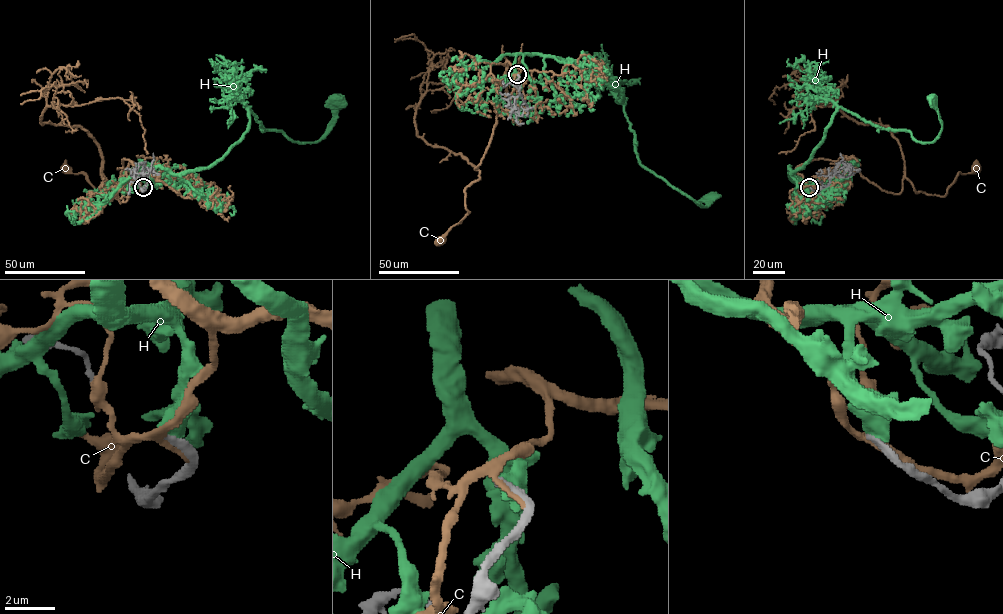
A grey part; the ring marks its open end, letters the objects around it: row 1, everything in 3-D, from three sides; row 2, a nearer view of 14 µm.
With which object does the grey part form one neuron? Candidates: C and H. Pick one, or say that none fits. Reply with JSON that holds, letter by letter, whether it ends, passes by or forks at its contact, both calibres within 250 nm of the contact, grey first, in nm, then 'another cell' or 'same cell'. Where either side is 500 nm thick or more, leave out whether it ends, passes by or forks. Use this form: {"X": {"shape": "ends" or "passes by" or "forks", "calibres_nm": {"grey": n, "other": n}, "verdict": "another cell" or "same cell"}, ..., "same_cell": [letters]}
{"C": {"shape": "ends", "calibres_nm": {"grey": 400, "other": 260}, "verdict": "another cell"}, "H": {"calibres_nm": {"grey": 320, "other": 700}, "verdict": "another cell"}, "same_cell": []}

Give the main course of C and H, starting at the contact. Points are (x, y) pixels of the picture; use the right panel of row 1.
C: (811, 188), (795, 169), (817, 159), (894, 193), (904, 166), (916, 193), (944, 196), (976, 167)
H: (810, 187), (789, 167), (791, 174), (811, 157), (839, 107), (932, 142), (941, 128), (932, 100)

